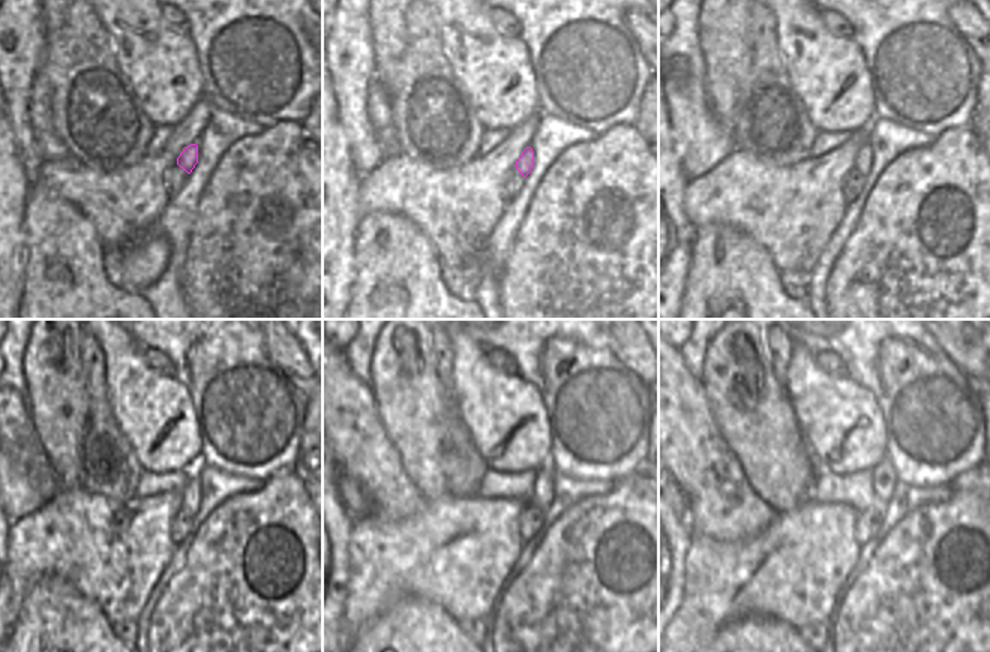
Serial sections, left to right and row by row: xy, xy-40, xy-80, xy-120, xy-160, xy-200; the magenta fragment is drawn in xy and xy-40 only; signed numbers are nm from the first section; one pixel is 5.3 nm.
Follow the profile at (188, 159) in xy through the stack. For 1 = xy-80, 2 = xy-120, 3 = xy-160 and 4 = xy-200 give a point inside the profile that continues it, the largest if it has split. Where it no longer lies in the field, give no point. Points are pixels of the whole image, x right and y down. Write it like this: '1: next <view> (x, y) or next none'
1: next xy-80 (864, 158)
2: next xy-120 (191, 502)
3: next xy-160 (545, 483)
4: next xy-200 (884, 477)

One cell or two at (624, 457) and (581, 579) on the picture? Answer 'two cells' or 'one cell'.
two cells

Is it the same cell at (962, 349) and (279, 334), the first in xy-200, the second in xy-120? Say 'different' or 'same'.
same

